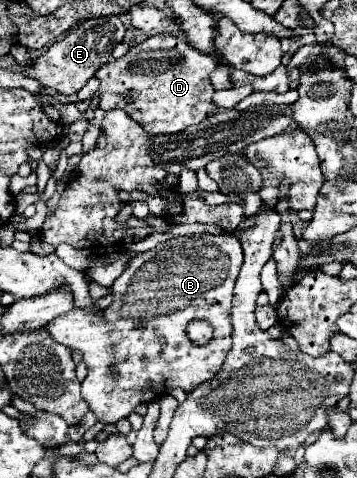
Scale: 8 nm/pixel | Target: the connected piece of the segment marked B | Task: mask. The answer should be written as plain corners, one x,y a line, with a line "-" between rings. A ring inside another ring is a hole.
203,233
172,238
159,243
157,249
141,253
137,255
137,259
132,259
125,273
113,283
113,303
105,309
103,317
85,313
81,309
71,309
71,313
65,313
63,317
57,317
49,325
45,325
55,341
83,353
83,361
87,363
89,373
81,383
81,393
83,399
89,403
89,409
99,417
99,421
117,423
119,419
129,417
131,411
141,403
155,401
175,387
191,393
197,385
217,375
232,348
230,310
236,279
243,261
240,241
234,235
-
193,319
205,319
213,323
213,339
203,347
197,347
187,339
185,327

